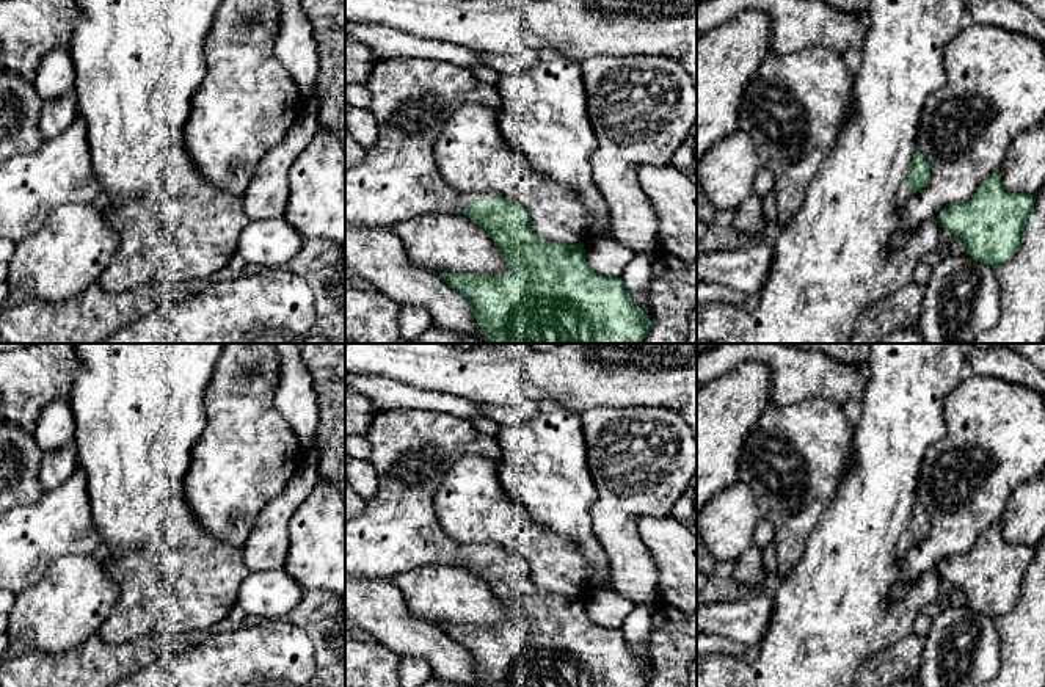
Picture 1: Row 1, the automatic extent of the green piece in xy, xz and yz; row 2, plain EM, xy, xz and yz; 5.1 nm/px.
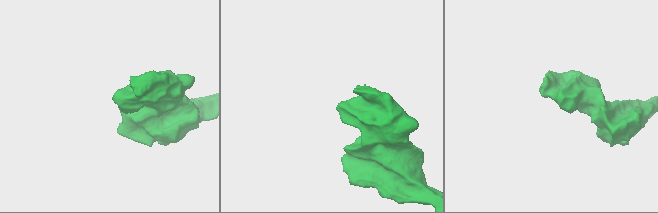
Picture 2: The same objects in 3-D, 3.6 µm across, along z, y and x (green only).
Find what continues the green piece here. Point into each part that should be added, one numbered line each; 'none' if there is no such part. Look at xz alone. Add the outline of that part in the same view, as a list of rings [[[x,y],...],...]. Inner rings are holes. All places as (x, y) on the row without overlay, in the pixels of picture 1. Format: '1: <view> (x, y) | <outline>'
1: xz (413, 449) | [[[395,408],[378,413],[370,423],[366,438],[372,445],[370,463],[377,471],[378,488],[372,499],[364,500],[358,518],[345,522],[345,572],[355,577],[394,579],[428,563],[461,565],[475,551],[491,551],[493,544],[461,544],[449,538],[438,524],[435,496],[449,474],[452,464],[463,455],[499,458],[496,436],[477,431],[469,420],[449,413],[425,408]]]

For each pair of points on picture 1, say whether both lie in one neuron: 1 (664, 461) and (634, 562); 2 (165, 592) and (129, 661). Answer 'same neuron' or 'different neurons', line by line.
1: same neuron
2: different neurons

